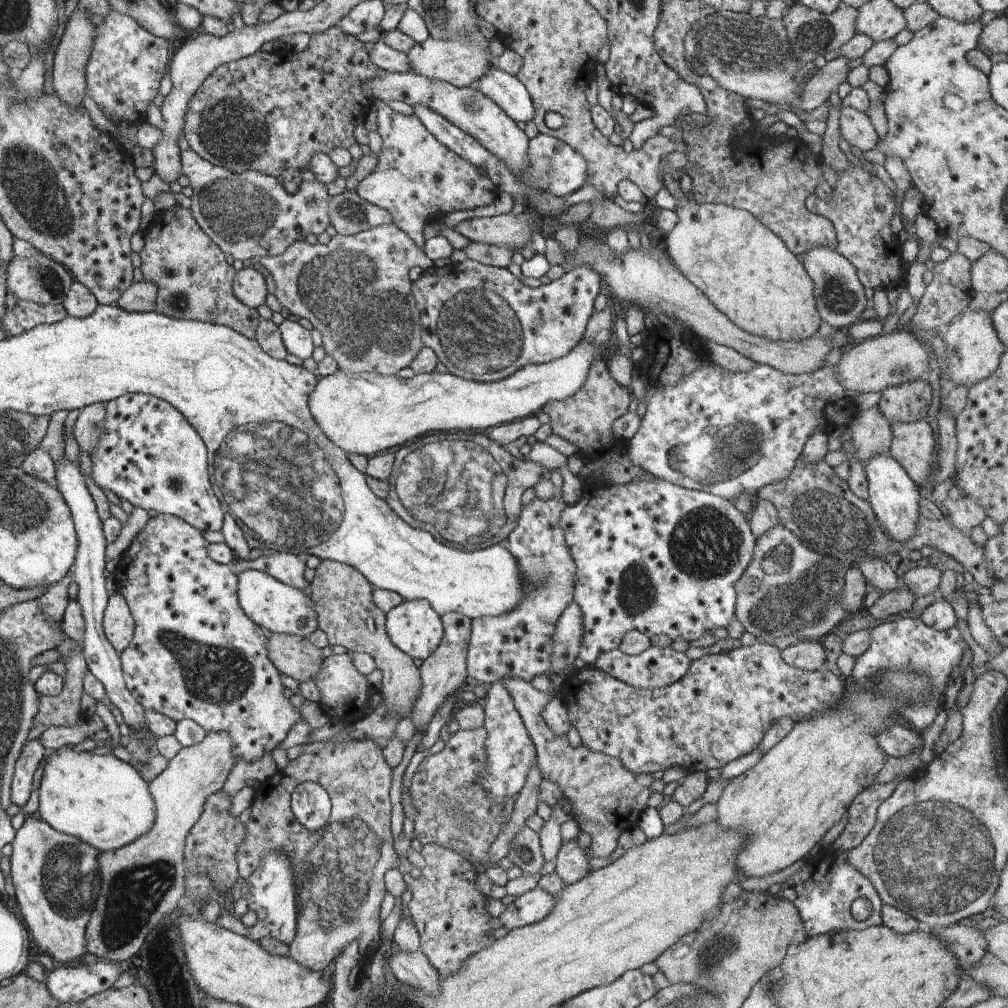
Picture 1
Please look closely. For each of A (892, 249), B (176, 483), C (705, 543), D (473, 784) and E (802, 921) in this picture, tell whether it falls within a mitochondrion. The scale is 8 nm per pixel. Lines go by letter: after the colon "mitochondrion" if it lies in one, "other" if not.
A: other
B: mitochondrion
C: mitochondrion
D: mitochondrion
E: other

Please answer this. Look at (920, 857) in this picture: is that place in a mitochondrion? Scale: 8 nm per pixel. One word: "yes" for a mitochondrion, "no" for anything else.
yes

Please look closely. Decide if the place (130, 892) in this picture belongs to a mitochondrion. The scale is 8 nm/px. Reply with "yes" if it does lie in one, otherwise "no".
yes

